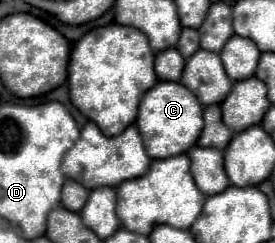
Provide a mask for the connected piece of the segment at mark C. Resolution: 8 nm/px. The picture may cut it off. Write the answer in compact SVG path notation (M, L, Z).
M157 82L149 92L145 92L139 104L137 128L145 140L145 150L153 160L185 154L197 144L197 136L203 128L203 108L199 100L179 82Z

